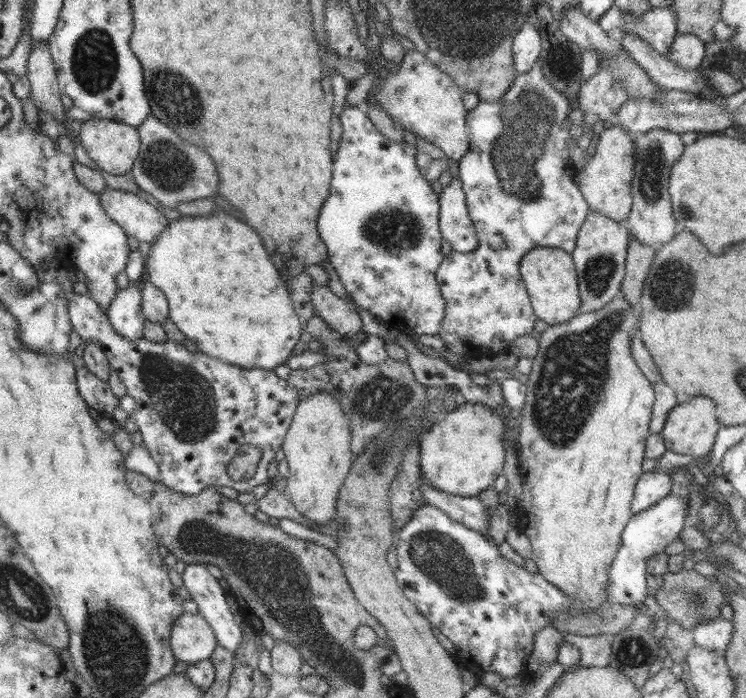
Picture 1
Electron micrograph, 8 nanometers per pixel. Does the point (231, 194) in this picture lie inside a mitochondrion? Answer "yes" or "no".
no

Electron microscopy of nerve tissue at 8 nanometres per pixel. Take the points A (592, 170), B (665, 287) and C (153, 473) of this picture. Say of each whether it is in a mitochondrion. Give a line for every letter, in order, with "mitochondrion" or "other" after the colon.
A: other
B: mitochondrion
C: other

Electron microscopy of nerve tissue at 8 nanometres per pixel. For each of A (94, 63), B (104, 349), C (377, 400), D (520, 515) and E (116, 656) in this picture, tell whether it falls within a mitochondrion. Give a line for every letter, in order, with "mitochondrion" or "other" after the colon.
A: mitochondrion
B: other
C: mitochondrion
D: other
E: mitochondrion

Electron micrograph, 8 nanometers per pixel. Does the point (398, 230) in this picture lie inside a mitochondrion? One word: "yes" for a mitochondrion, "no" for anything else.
yes

